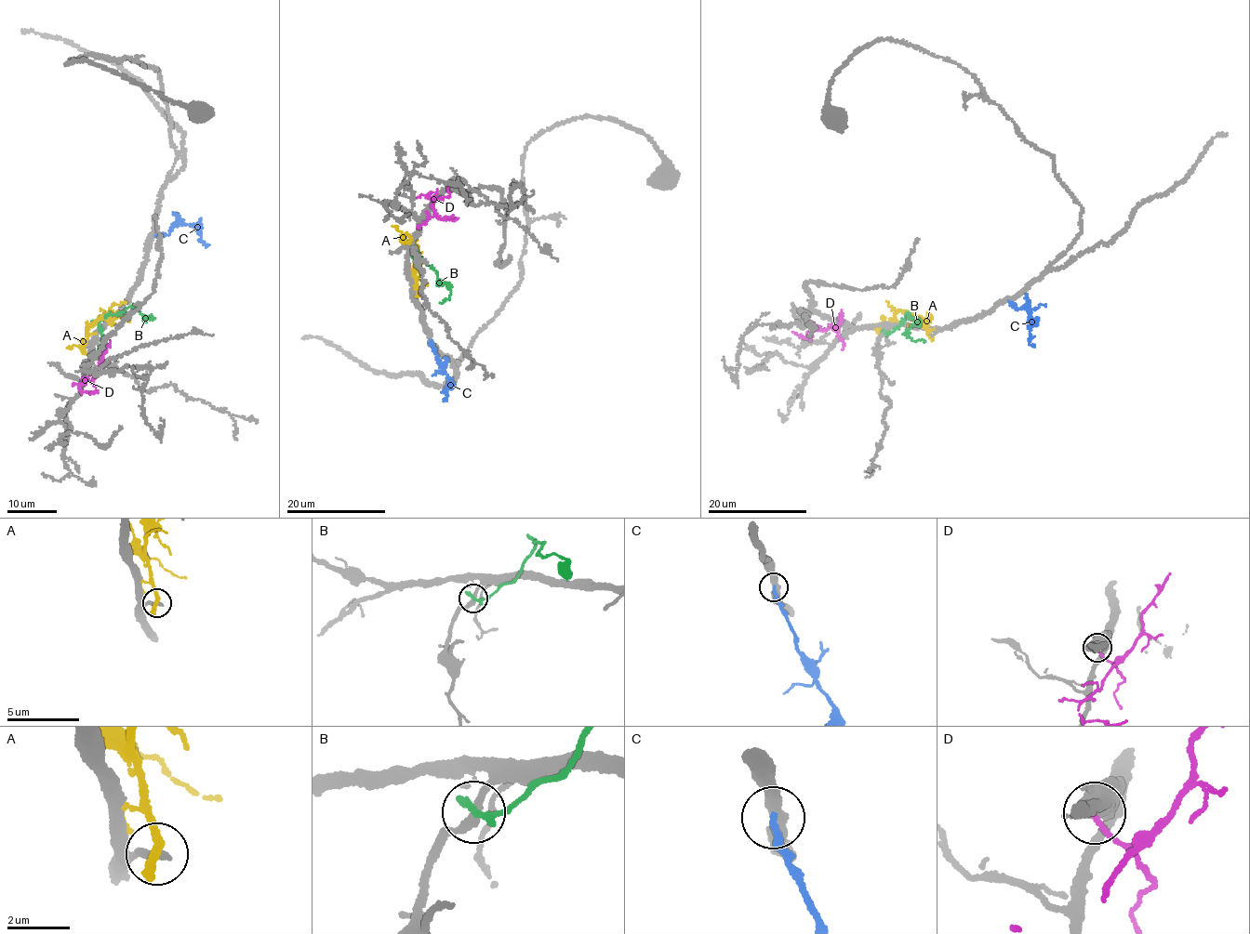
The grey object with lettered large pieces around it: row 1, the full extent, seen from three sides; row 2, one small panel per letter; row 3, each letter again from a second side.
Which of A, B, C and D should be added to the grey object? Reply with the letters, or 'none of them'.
none of them

